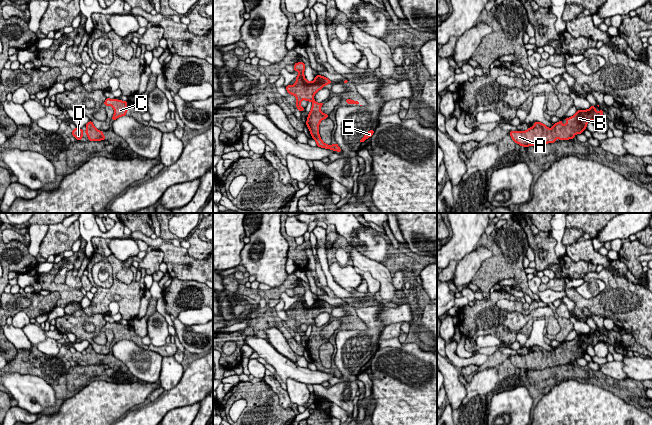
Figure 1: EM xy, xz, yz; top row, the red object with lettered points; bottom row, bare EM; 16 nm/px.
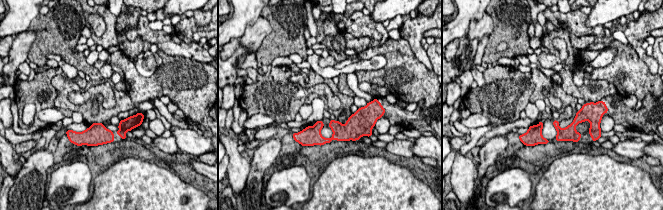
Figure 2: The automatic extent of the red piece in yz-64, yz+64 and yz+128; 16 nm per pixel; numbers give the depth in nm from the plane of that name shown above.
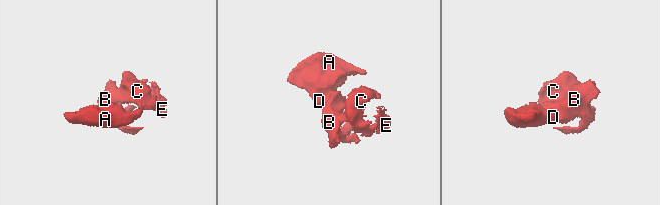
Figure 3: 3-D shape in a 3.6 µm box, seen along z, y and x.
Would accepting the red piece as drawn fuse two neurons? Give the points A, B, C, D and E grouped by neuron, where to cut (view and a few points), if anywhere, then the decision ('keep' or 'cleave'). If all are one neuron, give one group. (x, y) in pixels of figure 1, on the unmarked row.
A B C D E | no cut | keep

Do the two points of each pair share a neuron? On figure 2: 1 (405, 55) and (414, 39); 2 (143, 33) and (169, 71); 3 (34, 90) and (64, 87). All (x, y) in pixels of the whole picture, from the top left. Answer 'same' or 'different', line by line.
1: different
2: different
3: different

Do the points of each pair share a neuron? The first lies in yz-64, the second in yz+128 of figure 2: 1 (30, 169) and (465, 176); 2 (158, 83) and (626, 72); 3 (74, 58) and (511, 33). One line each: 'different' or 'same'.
1: different
2: same
3: same

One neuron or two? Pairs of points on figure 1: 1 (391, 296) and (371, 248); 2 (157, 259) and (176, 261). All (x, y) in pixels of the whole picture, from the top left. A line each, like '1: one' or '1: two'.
1: two
2: two

